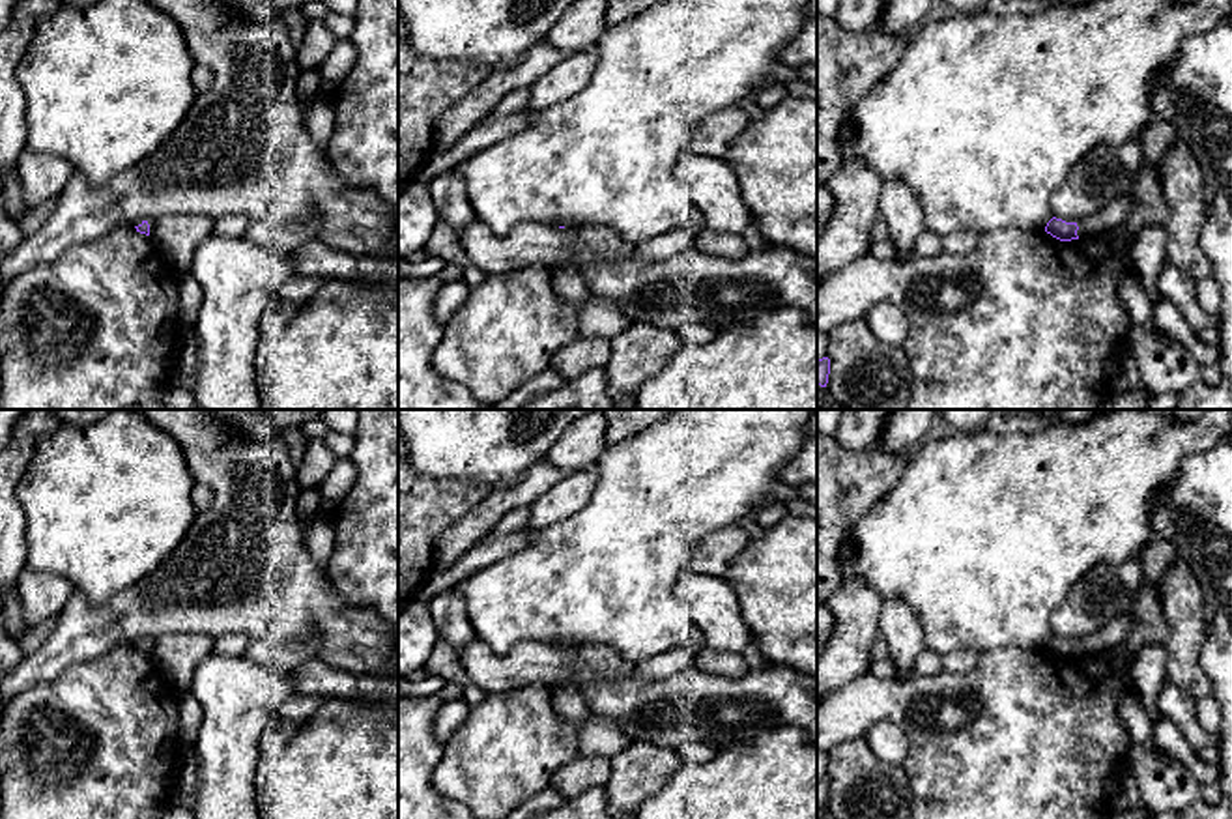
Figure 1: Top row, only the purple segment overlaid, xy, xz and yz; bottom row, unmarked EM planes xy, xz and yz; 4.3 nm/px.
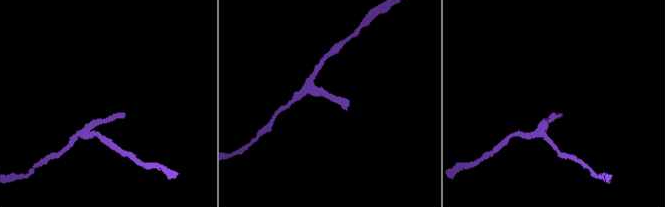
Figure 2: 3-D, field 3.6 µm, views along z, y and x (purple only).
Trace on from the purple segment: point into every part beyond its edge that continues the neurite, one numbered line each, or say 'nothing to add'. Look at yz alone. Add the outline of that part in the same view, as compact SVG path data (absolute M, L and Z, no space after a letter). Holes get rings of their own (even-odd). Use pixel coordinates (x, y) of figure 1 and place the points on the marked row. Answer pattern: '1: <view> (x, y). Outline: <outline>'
1: yz (1117, 212). Outline: M1122 196L1112 200L1096 215L1086 219L1067 219L1066 223L1075 223L1079 226L1077 236L1082 237L1122 224L1131 215L1133 206L1135 200L1131 196Z

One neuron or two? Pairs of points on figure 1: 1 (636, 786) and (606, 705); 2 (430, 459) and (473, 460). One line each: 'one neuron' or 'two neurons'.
1: two neurons
2: one neuron

